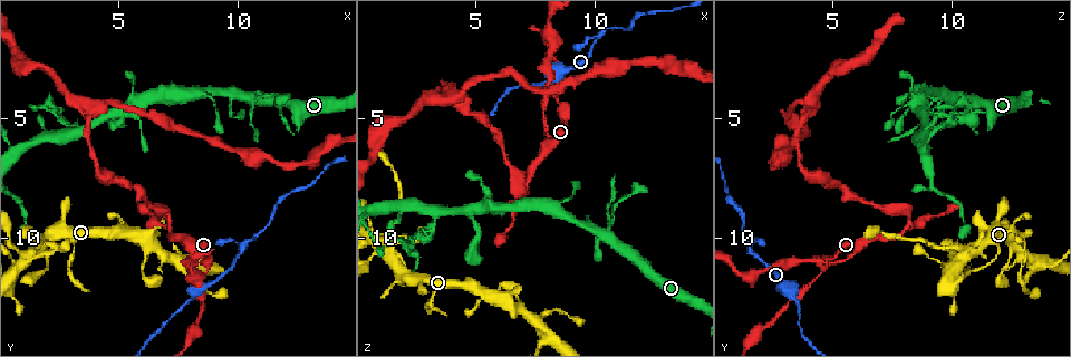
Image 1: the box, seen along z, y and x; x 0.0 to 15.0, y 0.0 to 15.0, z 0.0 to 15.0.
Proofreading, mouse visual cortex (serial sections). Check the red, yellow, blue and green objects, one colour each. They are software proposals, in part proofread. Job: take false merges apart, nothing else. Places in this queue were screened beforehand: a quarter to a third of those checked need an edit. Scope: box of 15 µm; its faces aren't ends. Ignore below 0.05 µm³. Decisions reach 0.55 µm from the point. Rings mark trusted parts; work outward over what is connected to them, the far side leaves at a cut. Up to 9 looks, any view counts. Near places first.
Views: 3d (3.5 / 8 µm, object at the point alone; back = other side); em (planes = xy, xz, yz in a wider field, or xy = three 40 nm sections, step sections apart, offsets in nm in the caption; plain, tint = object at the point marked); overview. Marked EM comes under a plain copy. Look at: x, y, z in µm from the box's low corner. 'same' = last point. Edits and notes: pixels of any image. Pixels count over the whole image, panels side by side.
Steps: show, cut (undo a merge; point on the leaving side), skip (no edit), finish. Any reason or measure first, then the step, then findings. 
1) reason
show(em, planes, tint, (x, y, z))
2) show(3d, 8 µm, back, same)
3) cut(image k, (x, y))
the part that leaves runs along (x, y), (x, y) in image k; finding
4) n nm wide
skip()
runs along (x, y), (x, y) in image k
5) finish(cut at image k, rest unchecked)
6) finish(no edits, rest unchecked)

arms part here
show(3d, 3.5 µm, (10.2, 10.5, 1.5))

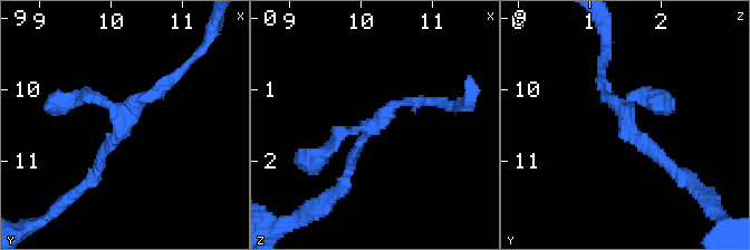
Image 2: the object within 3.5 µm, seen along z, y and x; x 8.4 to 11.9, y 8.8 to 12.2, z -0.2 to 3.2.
need the tissue
show(em, xy, step 1, tint, (10.20, 10.50, 1.50))

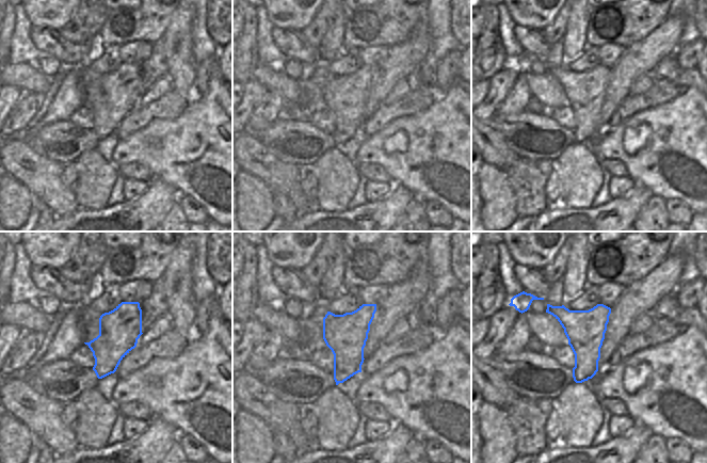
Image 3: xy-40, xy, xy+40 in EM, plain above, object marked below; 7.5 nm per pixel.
show(em, xy, step 5, tint, same)

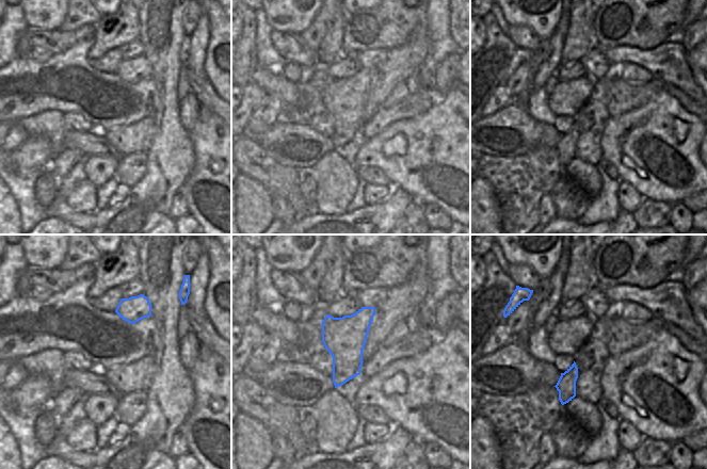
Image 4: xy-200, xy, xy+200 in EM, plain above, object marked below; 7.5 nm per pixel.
skip()
runs along (97, 169), (128, 109), (173, 79) in image 2; one cell here

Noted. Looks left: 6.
calibre changes
show(3d, 8 µm, (1.9, 10.2, 10.1))

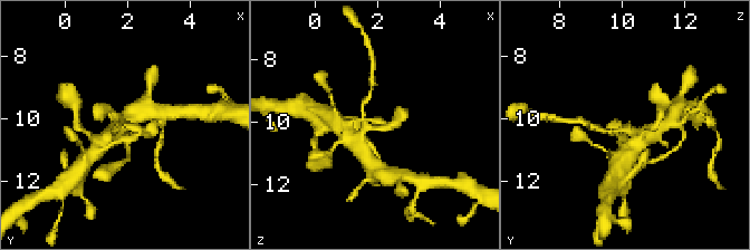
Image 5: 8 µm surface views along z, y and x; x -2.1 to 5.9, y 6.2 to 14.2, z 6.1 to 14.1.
closer look
show(3d, 3.5 µm, back, (1.9, 10.3, 10.2))

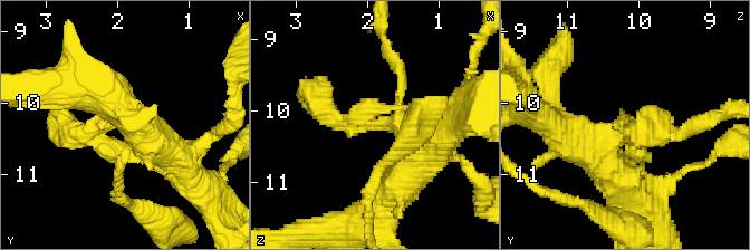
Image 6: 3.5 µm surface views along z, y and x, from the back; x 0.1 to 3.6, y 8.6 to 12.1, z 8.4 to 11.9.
skip()
runs along (405, 166), (398, 123), (330, 121), (317, 95) in image 6; all the same cell

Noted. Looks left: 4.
thin neck
show(3d, 3.5 µm, (3.2, 10.3, 13.0))

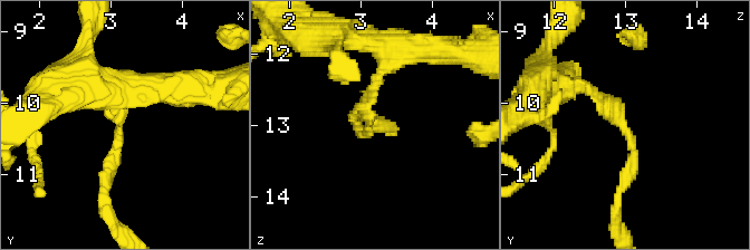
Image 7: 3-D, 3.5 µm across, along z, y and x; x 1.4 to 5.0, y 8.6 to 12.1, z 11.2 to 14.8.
arms of 150, 200 nm; now the EM
show(em, planes, tint, (3.10, 10.30, 13.00))

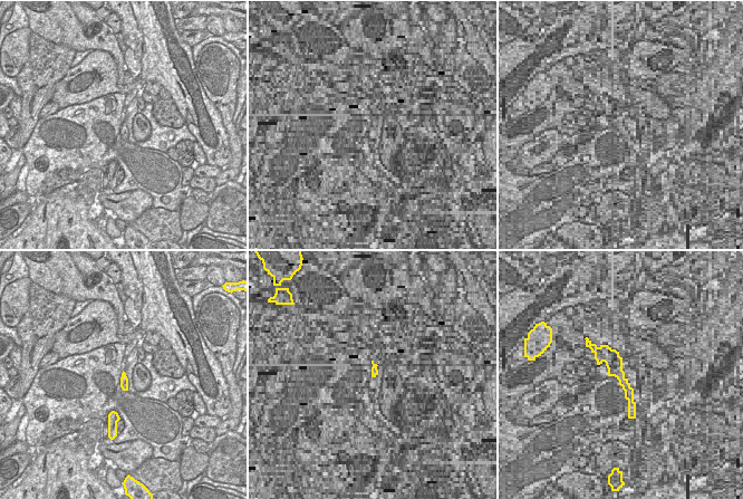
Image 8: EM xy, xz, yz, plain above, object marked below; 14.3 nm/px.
130 nm wide
cut(image 7, (107, 162))
the part that leaves runs along (117, 127), (104, 190), (111, 223) in image 7; a second cell is stuck on

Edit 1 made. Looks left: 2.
finish(cut at image 7, rest unchecked)

